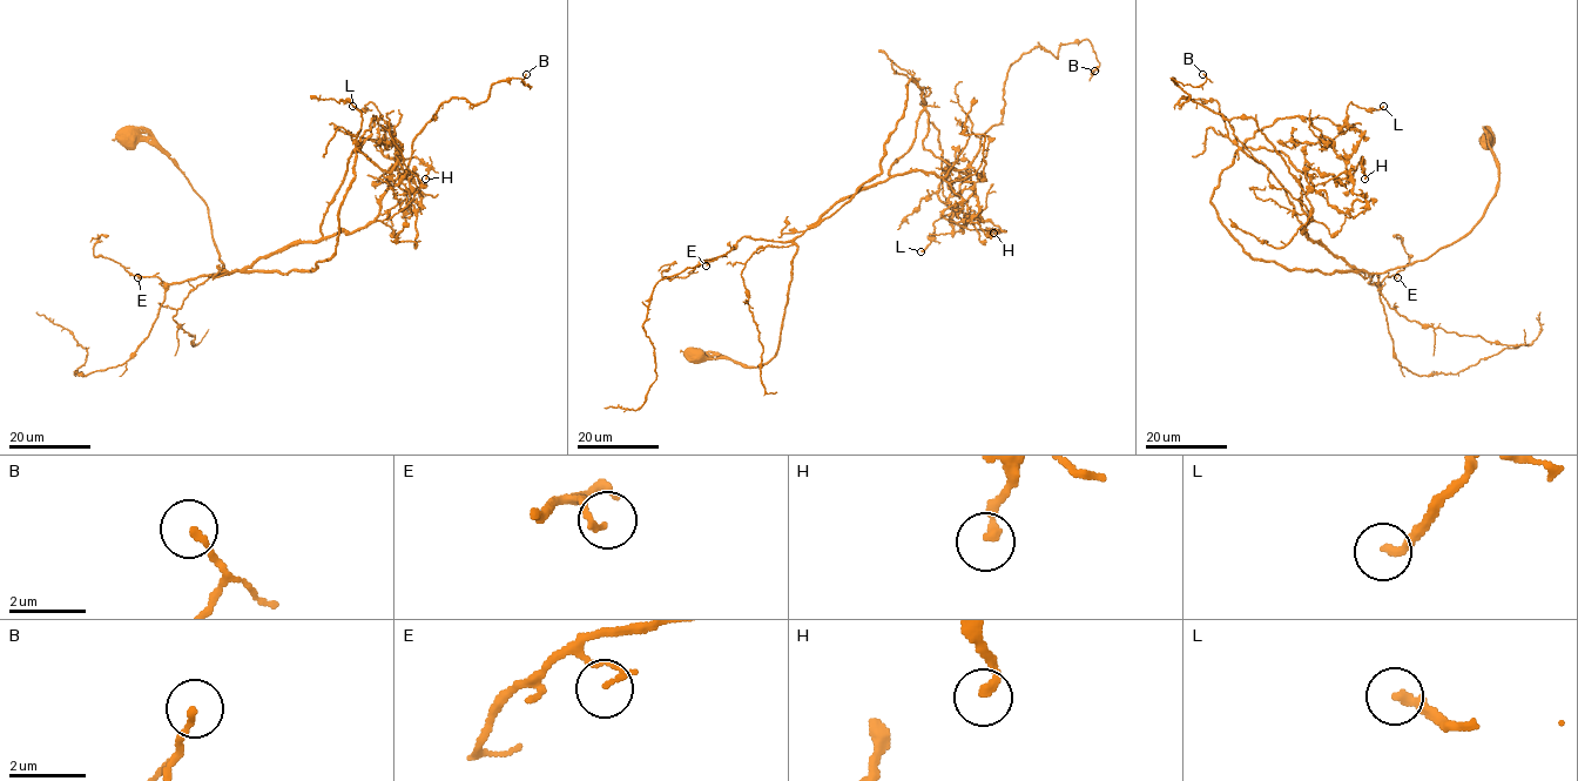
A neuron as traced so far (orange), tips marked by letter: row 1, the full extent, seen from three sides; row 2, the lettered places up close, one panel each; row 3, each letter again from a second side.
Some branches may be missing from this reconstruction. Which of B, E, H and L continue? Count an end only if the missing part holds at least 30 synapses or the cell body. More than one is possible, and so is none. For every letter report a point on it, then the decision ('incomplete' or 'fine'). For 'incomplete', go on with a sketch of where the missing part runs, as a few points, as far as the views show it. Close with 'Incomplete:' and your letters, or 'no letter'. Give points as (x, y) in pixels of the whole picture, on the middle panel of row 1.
B: place (1094, 71); fine
E: place (706, 266); fine
H: place (993, 233); fine
L: place (921, 251); fine
Incomplete: no letter

